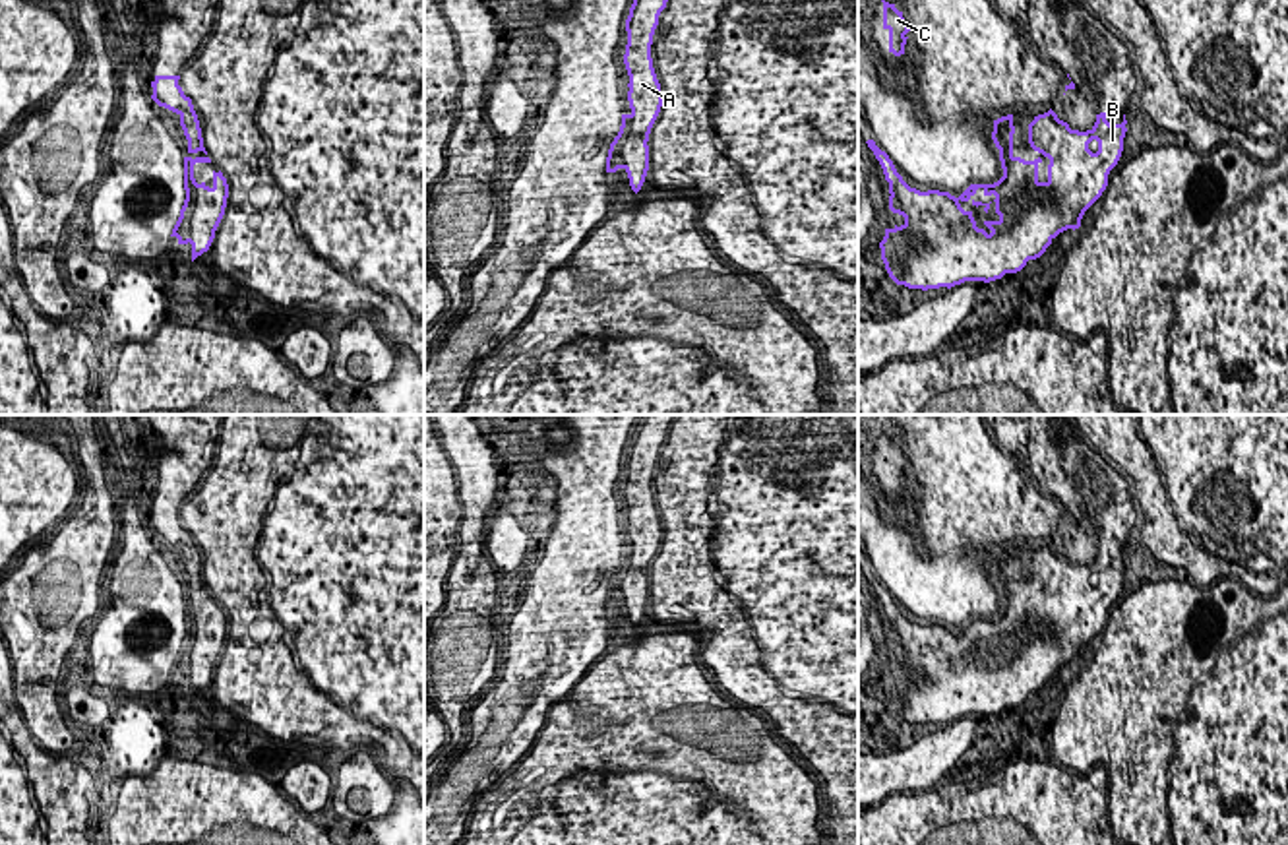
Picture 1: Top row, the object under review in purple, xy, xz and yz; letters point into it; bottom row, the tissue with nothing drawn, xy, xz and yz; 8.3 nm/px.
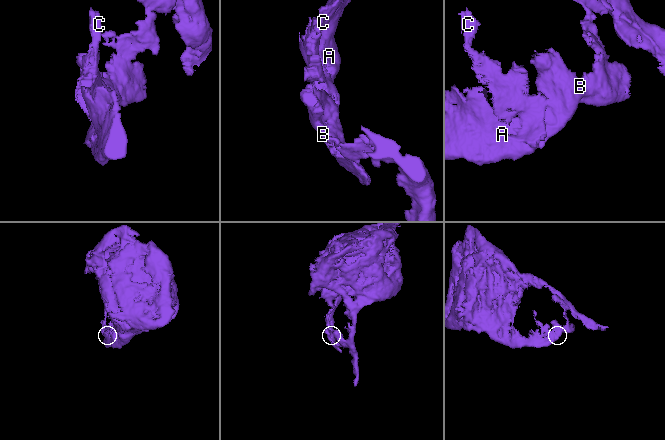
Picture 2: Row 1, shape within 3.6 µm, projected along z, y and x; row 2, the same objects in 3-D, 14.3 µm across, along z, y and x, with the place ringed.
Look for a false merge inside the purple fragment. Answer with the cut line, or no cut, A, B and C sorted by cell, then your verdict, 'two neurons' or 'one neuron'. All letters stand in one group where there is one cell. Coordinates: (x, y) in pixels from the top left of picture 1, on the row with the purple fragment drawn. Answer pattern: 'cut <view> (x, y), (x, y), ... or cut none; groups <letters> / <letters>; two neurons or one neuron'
cut none; groups A B C; one neuron

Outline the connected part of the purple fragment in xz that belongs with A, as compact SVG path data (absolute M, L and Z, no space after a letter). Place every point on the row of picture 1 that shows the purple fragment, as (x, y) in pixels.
M633 0L626 19L628 45L624 64L629 76L629 114L622 114L622 126L610 143L606 172L624 169L631 190L637 194L649 171L649 134L662 107L651 45L659 16L668 0Z

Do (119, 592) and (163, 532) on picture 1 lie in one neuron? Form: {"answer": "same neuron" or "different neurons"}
{"answer": "different neurons"}

